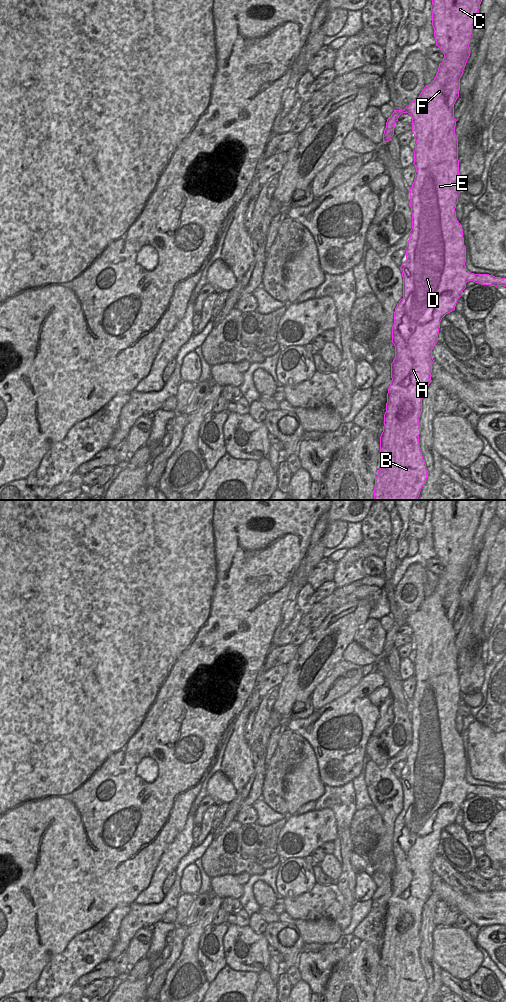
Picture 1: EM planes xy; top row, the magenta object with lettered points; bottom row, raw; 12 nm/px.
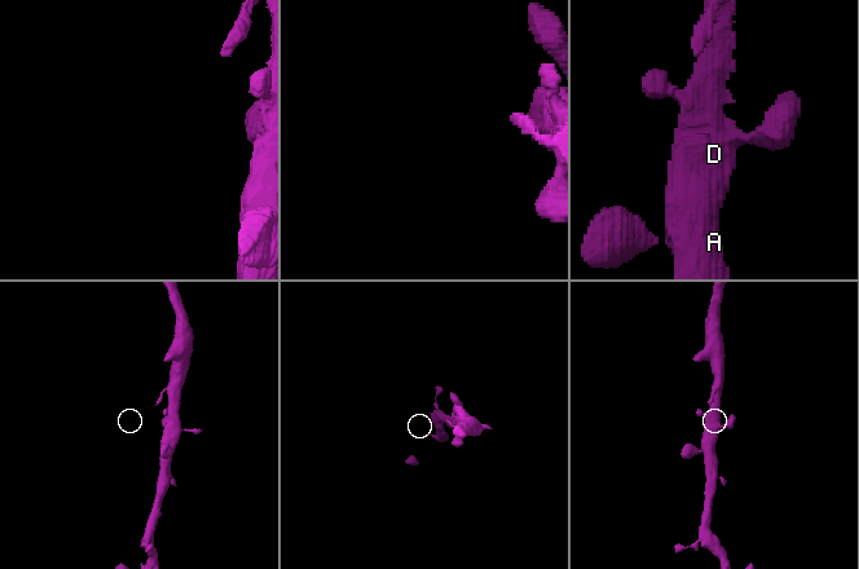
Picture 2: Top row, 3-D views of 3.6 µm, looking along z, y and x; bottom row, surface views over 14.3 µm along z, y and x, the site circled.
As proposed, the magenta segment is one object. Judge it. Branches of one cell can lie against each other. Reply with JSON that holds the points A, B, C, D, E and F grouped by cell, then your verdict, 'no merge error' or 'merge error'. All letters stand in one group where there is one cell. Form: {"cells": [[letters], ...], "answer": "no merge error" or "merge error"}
{"cells": [["A", "B", "C", "D", "E", "F"]], "answer": "no merge error"}

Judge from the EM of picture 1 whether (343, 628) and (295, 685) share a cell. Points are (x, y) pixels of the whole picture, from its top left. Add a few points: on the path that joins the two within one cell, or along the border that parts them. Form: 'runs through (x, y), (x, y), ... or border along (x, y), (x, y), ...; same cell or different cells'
runs through (326, 633), (294, 668); same cell

